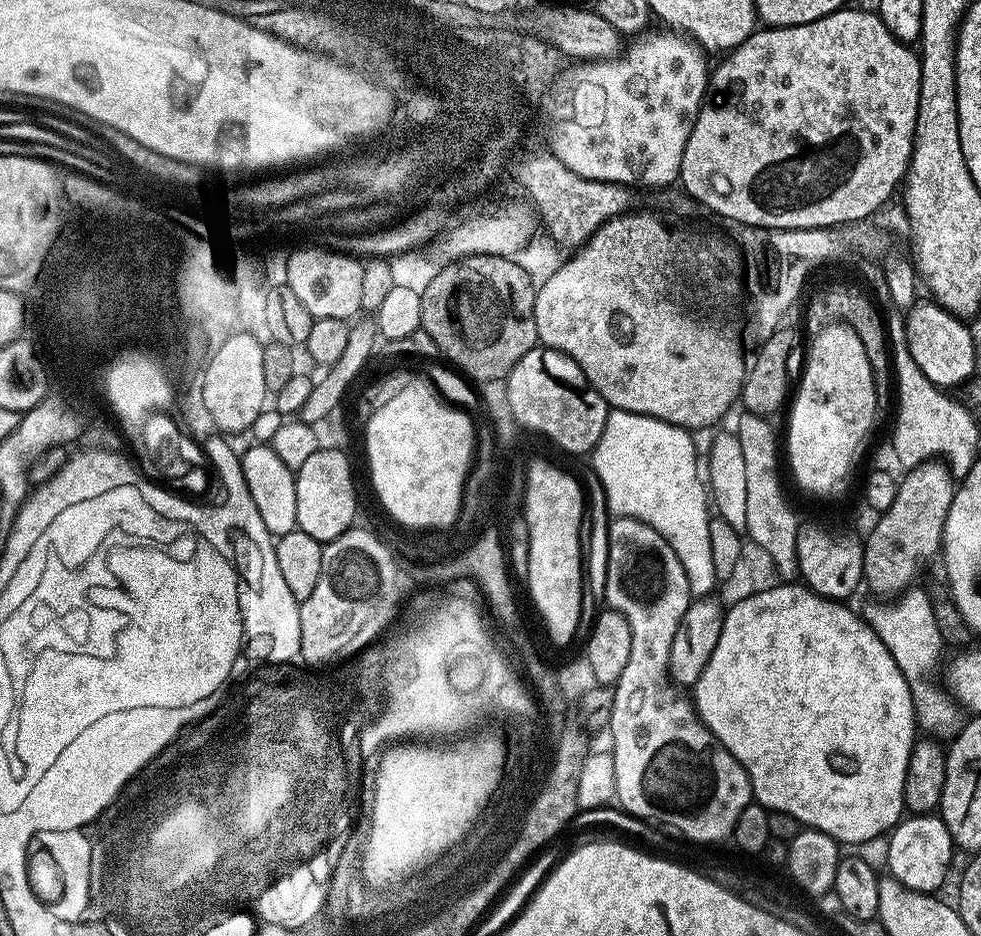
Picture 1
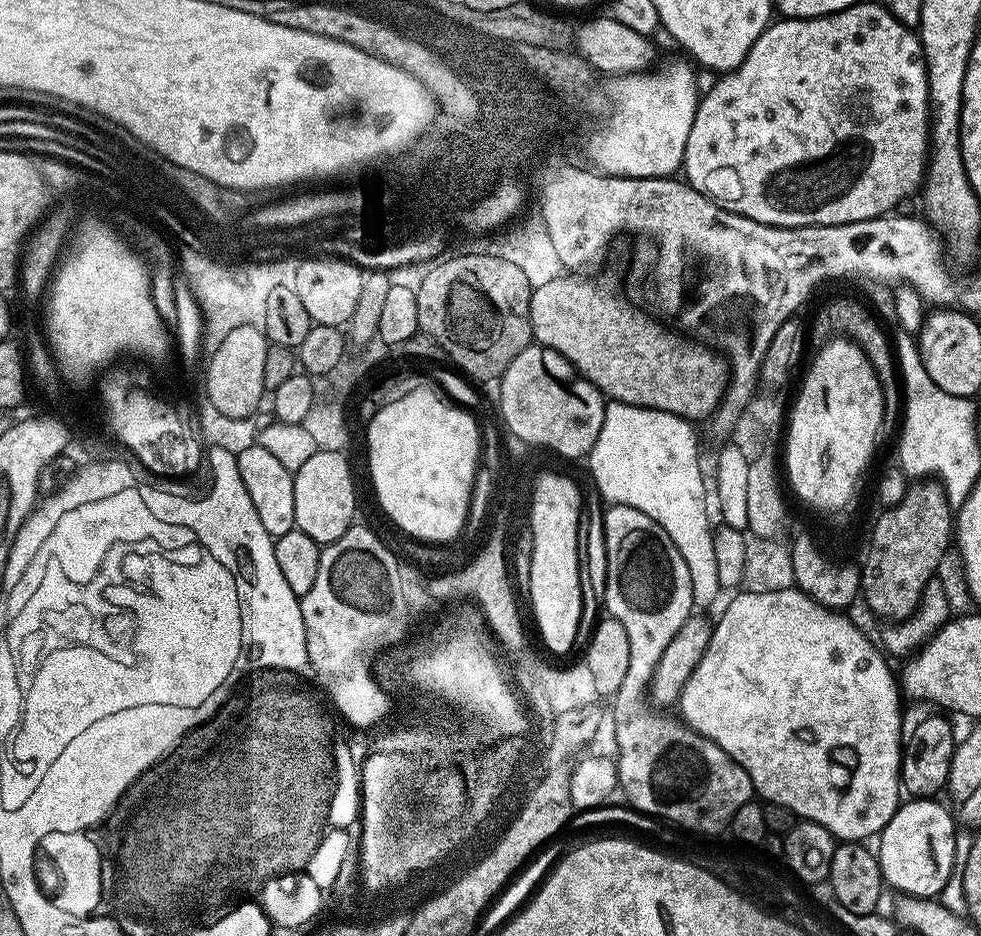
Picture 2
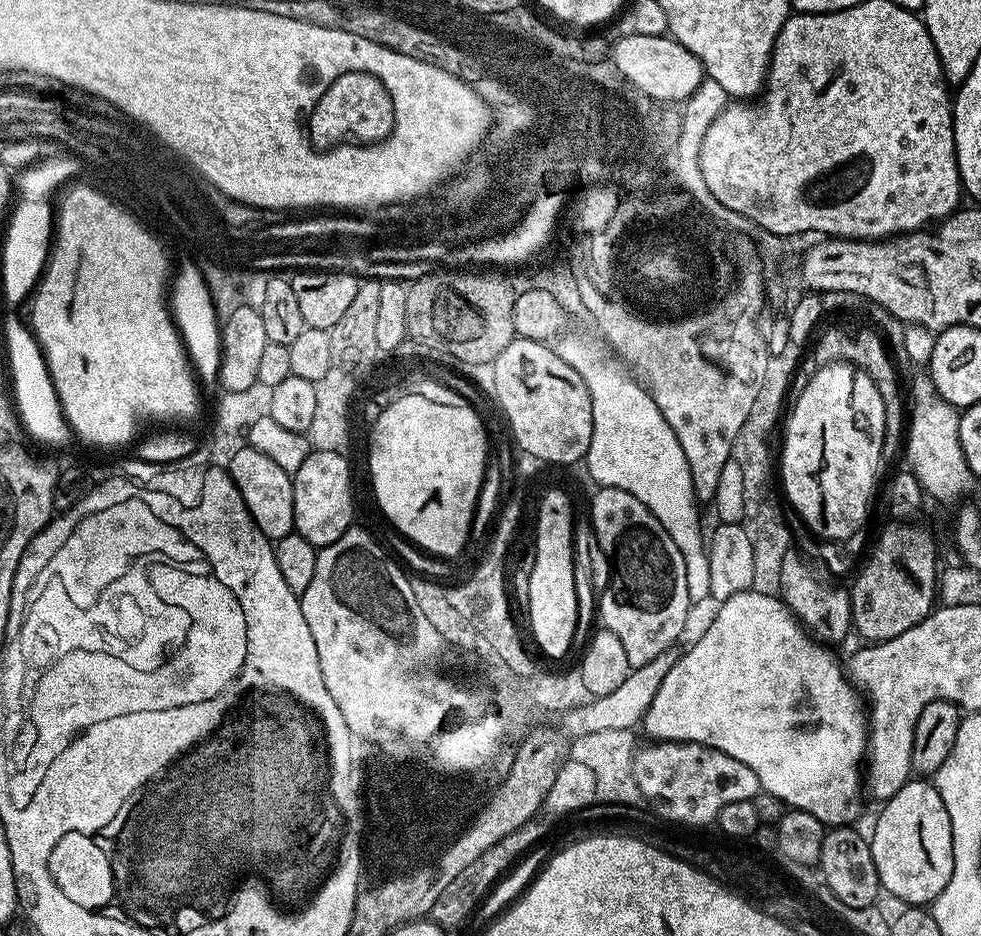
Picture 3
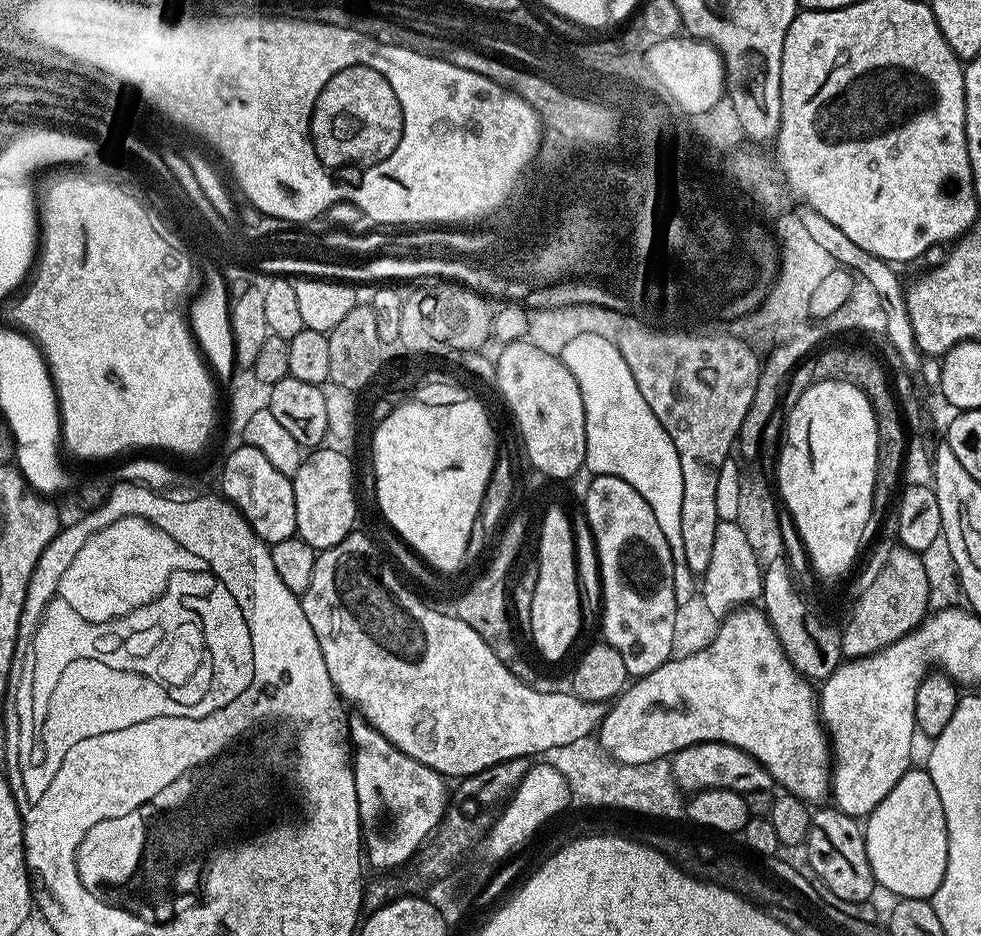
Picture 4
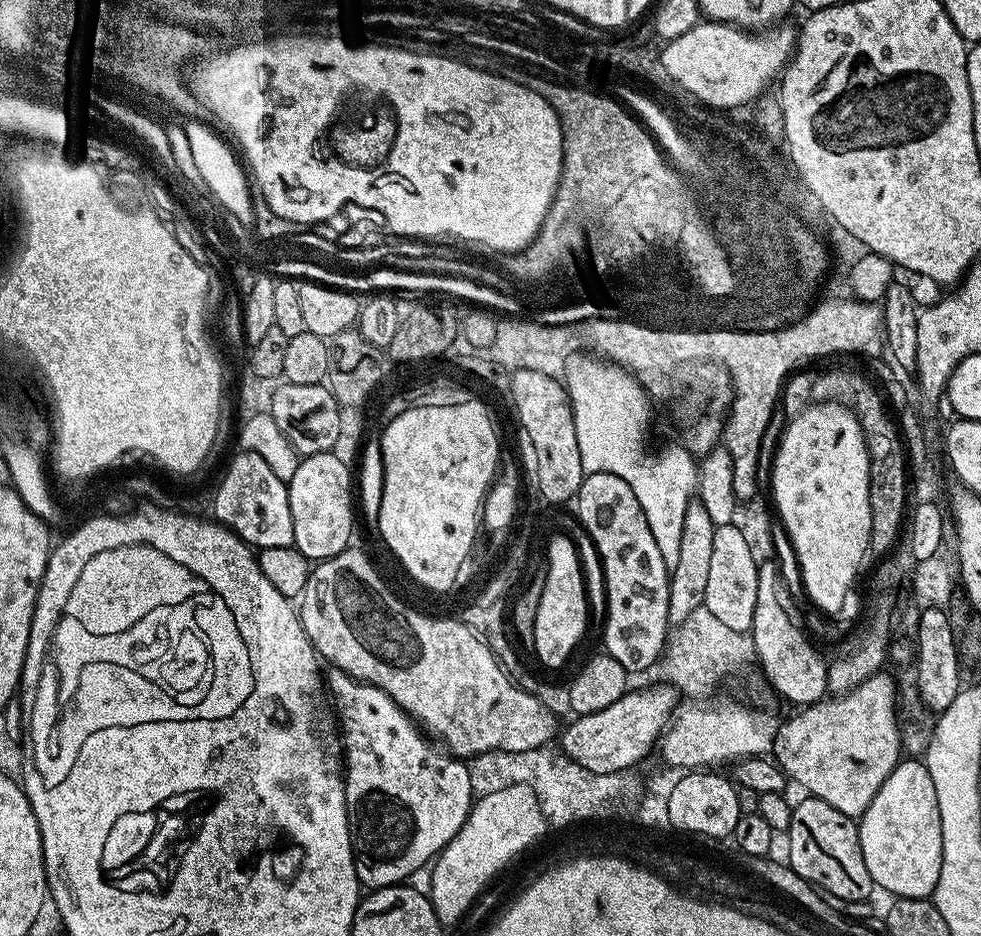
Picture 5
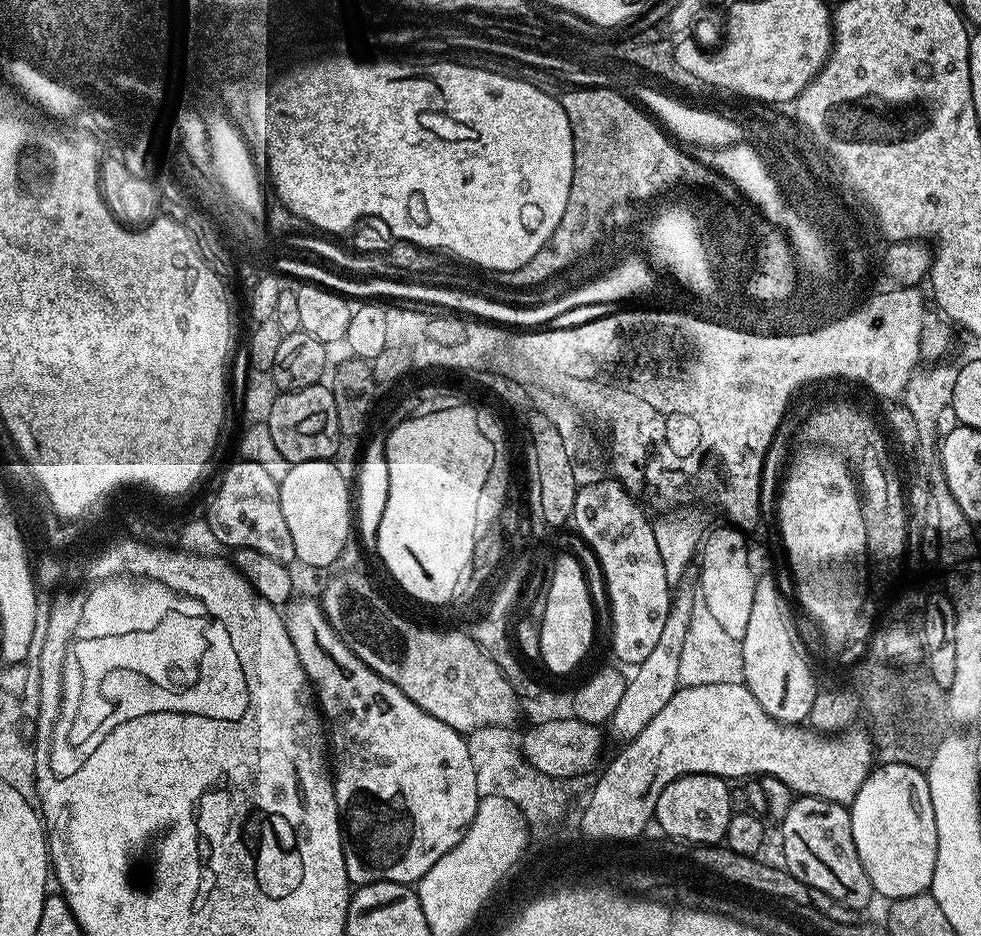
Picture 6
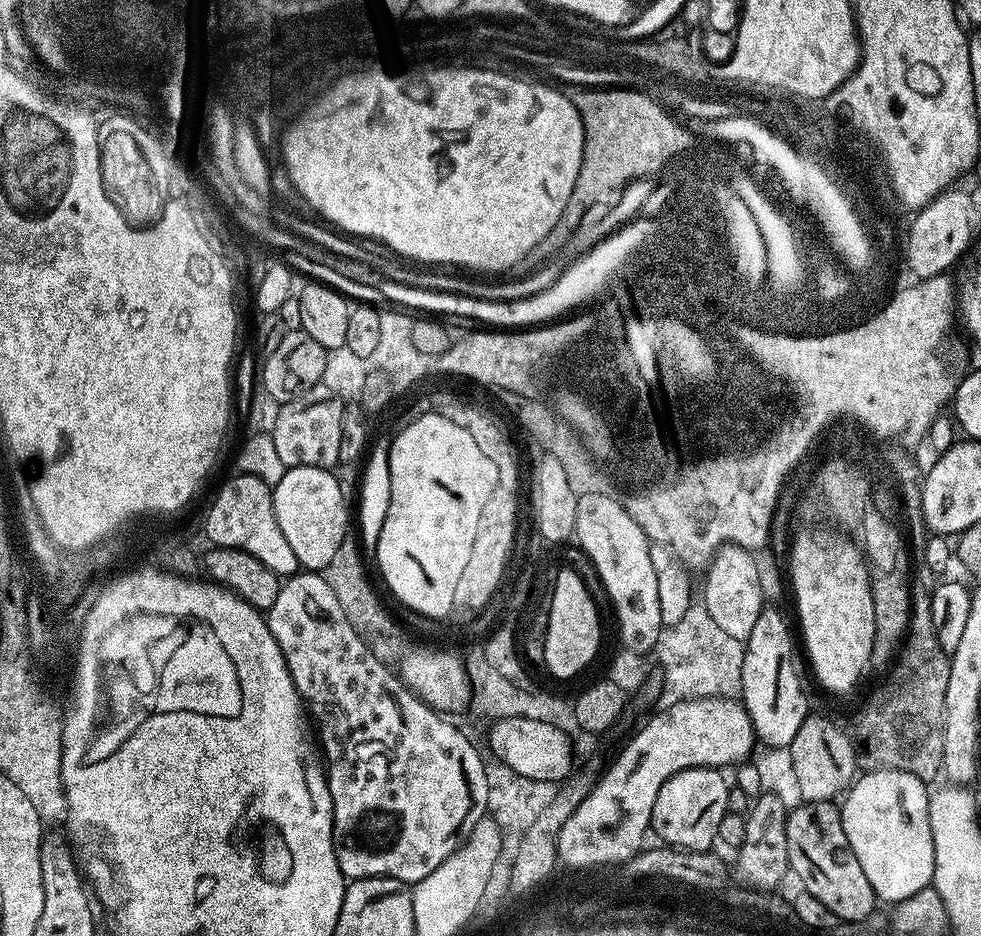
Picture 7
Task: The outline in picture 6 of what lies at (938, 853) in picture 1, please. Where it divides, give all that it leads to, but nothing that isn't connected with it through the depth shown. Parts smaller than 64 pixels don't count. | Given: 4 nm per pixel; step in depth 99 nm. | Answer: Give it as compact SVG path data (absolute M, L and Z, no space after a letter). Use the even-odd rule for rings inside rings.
M880 764L873 767L872 773L862 782L858 794L852 799L850 805L852 813L852 833L854 834L854 846L858 846L858 858L862 858L862 866L872 883L873 892L881 892L883 896L889 896L893 900L901 900L907 896L913 896L919 892L928 892L932 886L934 870L936 869L936 847L938 846L938 834L934 822L934 802L930 802L930 786L928 777L923 771L914 766L902 766L901 764Z

